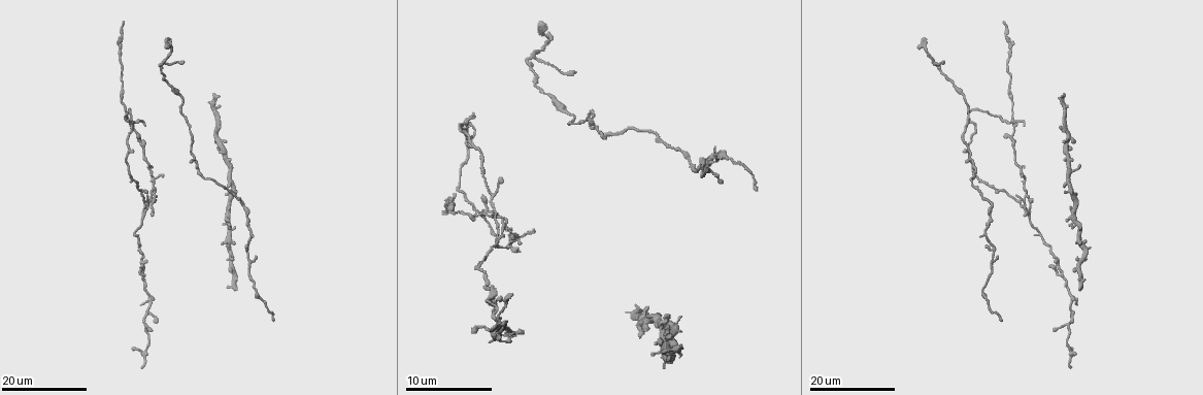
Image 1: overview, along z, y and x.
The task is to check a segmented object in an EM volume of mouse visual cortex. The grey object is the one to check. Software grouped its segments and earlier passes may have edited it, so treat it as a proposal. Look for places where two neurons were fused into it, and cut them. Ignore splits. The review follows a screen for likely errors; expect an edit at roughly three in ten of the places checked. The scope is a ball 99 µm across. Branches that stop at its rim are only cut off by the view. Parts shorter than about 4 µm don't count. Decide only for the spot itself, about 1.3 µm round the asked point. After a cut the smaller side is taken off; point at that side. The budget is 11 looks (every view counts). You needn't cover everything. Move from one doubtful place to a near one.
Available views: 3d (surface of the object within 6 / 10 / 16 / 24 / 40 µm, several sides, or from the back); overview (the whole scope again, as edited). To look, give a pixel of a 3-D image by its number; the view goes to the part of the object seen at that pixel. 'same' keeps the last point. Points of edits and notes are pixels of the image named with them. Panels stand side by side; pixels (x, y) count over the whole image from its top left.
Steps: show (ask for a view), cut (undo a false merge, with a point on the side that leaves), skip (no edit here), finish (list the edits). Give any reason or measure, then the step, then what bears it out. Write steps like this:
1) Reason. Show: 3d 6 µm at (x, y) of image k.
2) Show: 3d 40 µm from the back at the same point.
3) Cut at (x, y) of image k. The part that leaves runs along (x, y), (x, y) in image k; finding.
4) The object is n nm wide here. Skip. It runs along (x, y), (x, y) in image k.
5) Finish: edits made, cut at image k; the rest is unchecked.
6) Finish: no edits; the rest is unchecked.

Show: 3d 24 µm at (249, 239) of image 1.

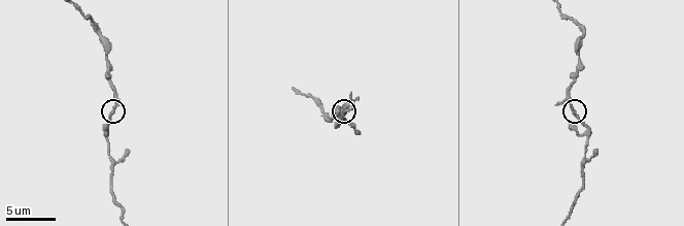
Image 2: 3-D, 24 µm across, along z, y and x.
Closer look. Show: 3d 6 µm at (345, 107) of image 2.

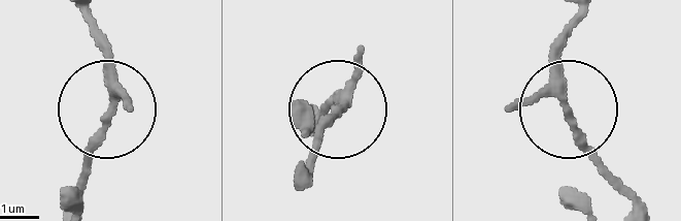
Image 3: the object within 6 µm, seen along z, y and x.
Skip. One neuron here.

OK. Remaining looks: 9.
Four arms meet. Show: 3d 24 µm at (143, 213) of image 1.

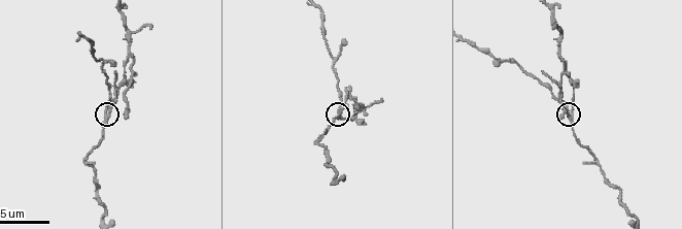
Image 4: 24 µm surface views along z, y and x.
Show: 3d 6 µm at (110, 108) of image 4.

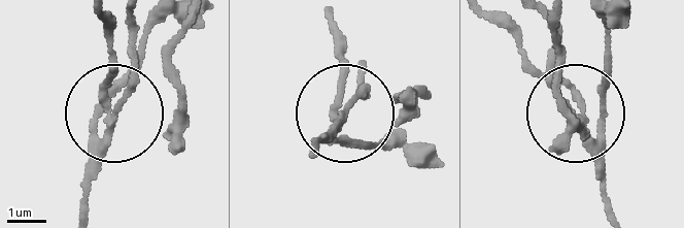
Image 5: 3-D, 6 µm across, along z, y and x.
Cut at (100, 100) of image 5. The part that leaves runs along (102, 154), (112, 75), (105, 19) in image 5; a second neuron is stuck on.

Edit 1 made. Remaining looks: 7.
Show: overview.

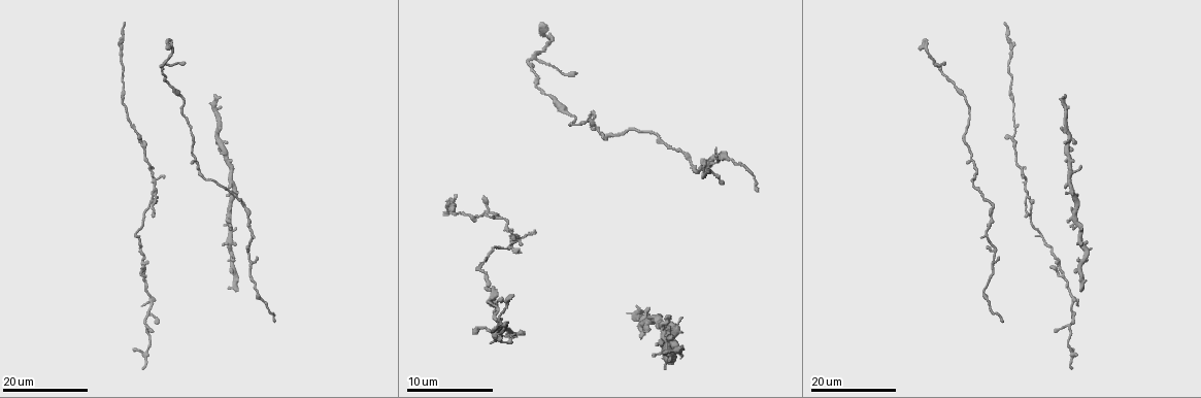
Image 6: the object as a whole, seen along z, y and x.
Sudden change in width. Show: 3d 16 µm at (143, 260) of image 6.

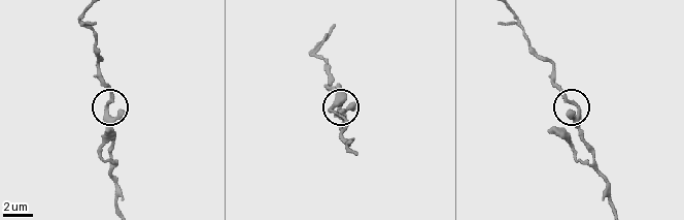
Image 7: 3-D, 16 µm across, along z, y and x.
Show: 3d 10 µm at (107, 107) of image 7.

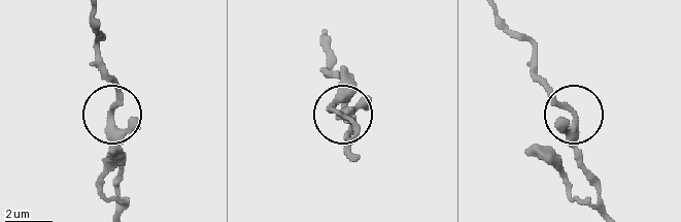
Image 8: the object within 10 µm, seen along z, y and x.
Skip. All the same neuron.

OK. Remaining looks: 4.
Arms run side by side. Show: 3d 6 µm at (128, 29) of image 4.

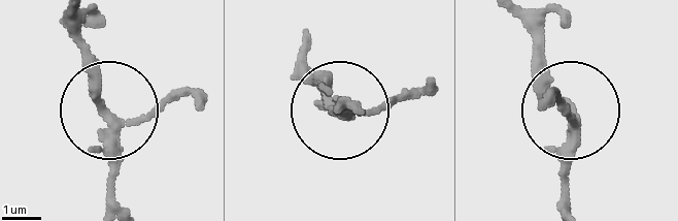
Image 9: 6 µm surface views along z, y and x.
Show: 3d 6 µm from the back at (103, 113) of image 9.

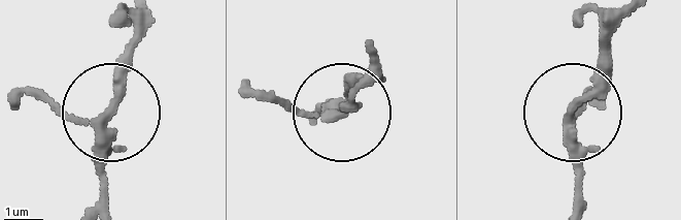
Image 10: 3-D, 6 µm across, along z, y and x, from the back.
4 arms meet here. Skip. Continuous, no second neuron.

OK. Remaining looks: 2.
A fork. Show: 3d 16 µm at (536, 58) of image 6.

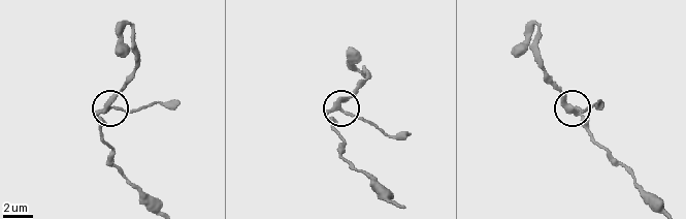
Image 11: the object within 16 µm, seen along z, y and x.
Show: 3d 6 µm at (110, 107) of image 11.

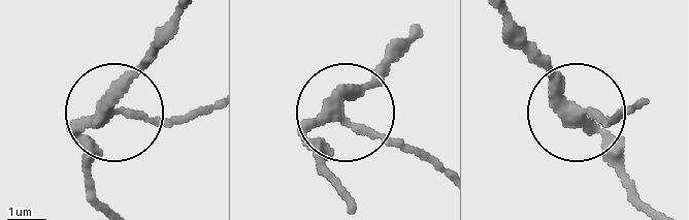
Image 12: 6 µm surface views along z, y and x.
Skip. It runs along (347, 196), (321, 163), (330, 120), (426, 153) in image 12; one neuron here.

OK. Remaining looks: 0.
Finish: edits made, cut at image 5; the rest is unchecked.

